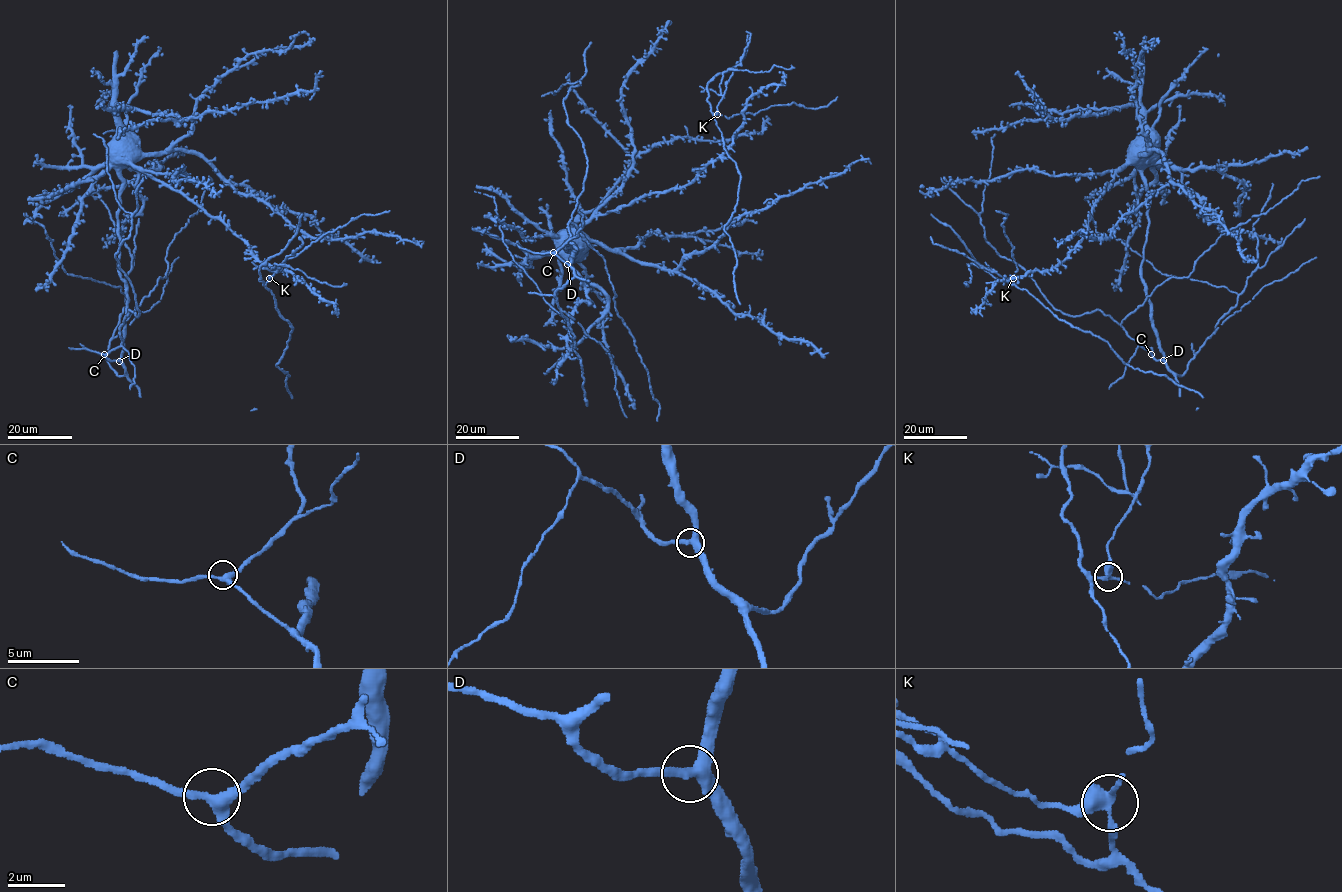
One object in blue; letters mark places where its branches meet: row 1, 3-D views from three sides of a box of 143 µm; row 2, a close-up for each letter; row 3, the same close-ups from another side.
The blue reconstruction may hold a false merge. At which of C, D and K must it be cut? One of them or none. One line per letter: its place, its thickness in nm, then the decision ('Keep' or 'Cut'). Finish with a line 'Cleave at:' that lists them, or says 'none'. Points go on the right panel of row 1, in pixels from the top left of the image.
C: Place: (1151, 354). Thickness 340 nm. Keep
D: Place: (1163, 360). Thickness 340 nm. Keep
K: Place: (1013, 278). Thickness 340 nm. Cut
Cleave at: K

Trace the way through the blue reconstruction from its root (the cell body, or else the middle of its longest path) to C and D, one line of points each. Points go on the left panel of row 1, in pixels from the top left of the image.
C: (119, 162), (122, 189), (118, 273), (128, 301), (124, 352), (114, 361), (104, 354)
D: (119, 162), (122, 189), (118, 213), (118, 273), (124, 283), (128, 299), (124, 352), (119, 361)

